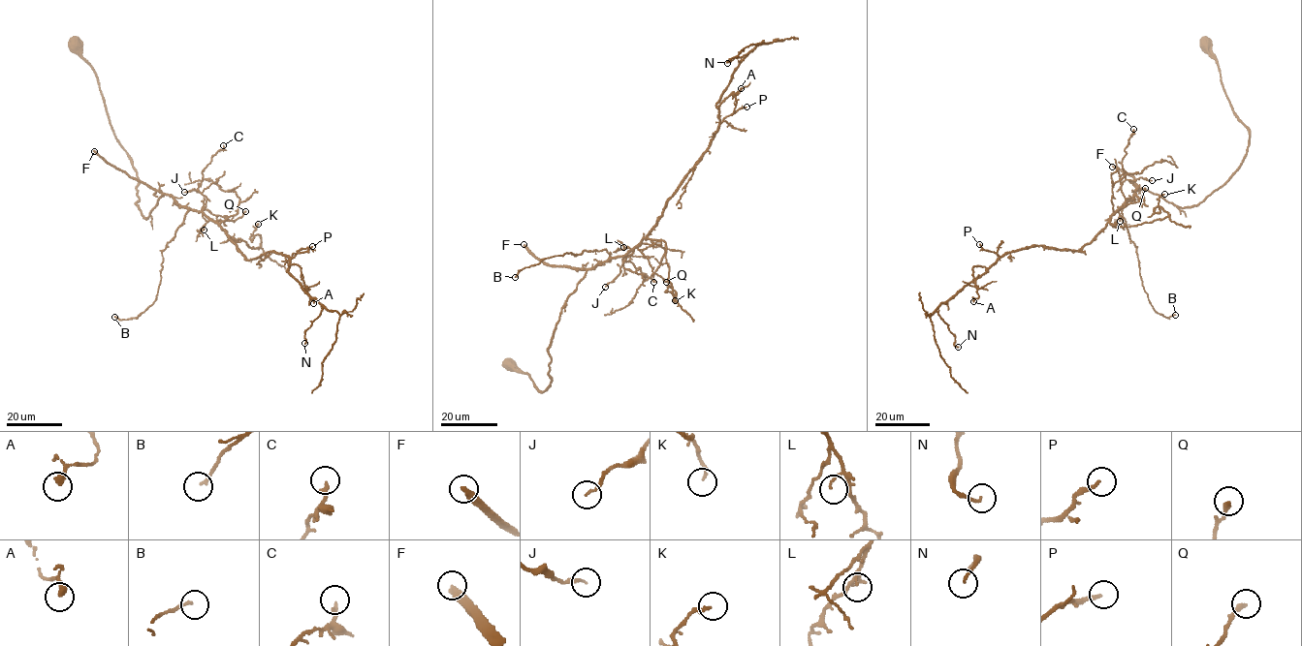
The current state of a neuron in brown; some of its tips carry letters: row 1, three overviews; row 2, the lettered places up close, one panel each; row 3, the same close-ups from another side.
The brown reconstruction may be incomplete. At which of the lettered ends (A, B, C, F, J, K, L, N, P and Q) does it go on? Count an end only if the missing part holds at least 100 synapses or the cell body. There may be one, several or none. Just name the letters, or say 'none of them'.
F

